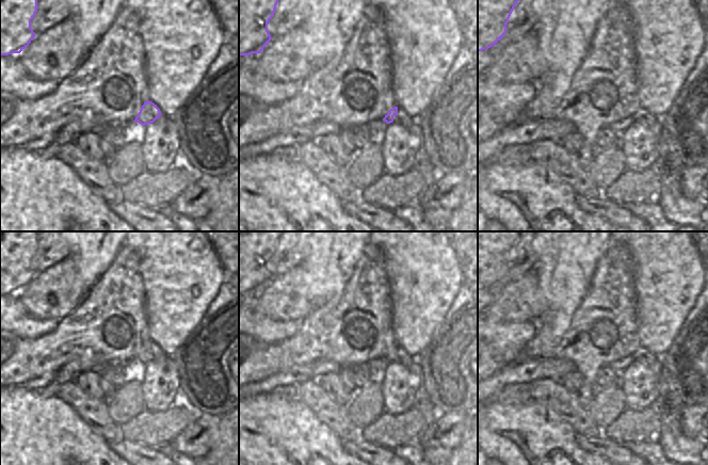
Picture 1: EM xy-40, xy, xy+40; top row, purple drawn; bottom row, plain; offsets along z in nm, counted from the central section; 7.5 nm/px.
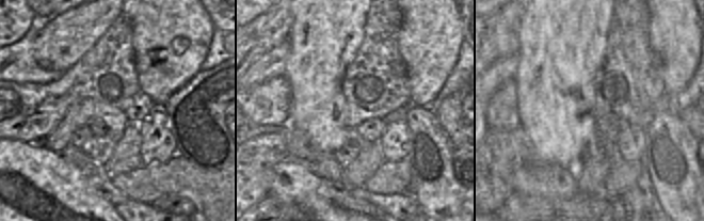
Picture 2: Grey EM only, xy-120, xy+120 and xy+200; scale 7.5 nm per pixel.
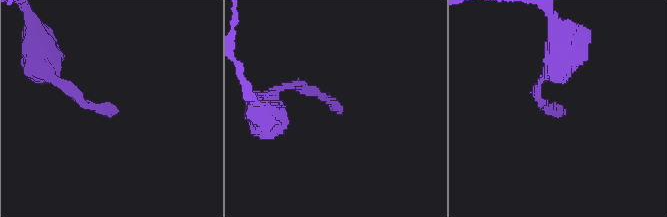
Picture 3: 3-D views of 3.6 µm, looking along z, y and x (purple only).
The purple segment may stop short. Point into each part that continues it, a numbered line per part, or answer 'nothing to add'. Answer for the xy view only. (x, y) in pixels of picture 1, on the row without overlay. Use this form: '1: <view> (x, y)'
1: xy (401, 356)

